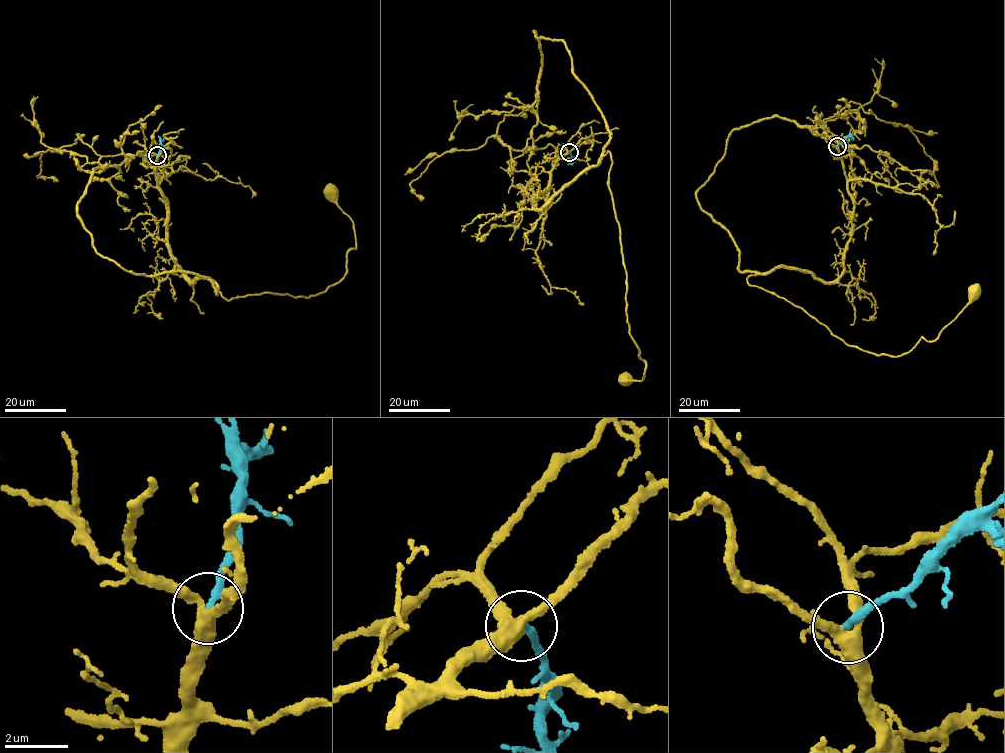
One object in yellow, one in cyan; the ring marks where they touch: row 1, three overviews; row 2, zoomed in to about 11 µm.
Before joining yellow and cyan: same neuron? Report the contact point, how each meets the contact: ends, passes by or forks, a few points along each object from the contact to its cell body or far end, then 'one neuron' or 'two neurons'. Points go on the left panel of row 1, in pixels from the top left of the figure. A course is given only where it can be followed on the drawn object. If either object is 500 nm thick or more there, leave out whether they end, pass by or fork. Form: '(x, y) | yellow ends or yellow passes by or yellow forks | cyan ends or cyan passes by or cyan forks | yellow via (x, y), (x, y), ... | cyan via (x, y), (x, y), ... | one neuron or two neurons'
(157, 155) | yellow forks | cyan ends | yellow via (157, 155), (175, 264), (229, 300), (308, 297), (344, 278), (355, 230), (331, 193) | cyan via (158, 155), (161, 140), (159, 142) | one neuron

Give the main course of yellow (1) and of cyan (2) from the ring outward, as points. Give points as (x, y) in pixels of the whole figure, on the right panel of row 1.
1: (837, 145), (853, 202), (841, 274), (784, 267), (749, 285), (898, 356), (975, 293)
2: (837, 146), (849, 136), (854, 139)

